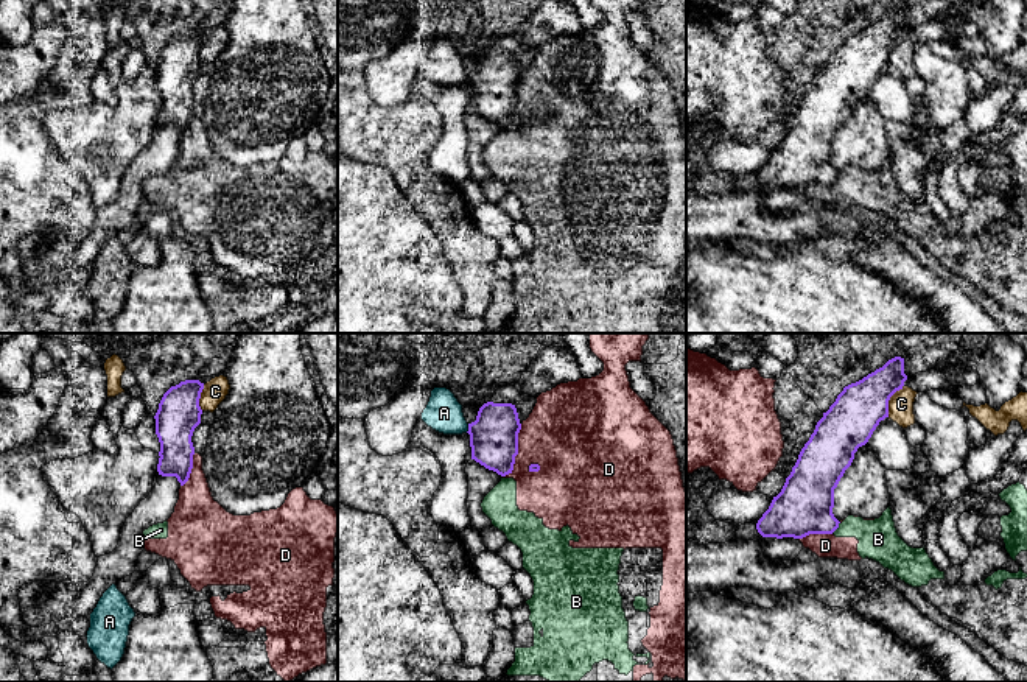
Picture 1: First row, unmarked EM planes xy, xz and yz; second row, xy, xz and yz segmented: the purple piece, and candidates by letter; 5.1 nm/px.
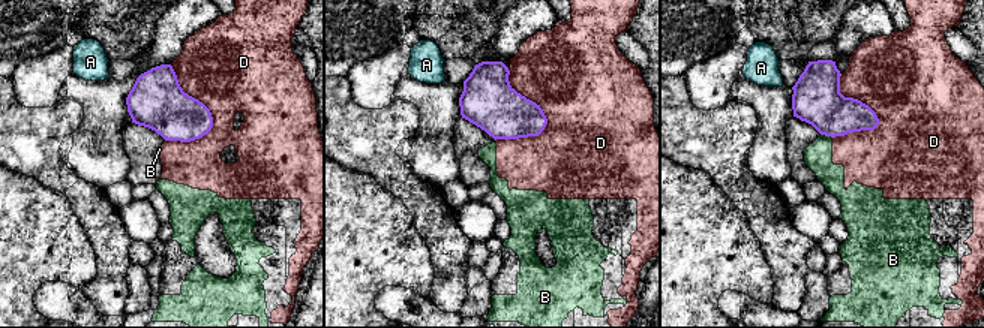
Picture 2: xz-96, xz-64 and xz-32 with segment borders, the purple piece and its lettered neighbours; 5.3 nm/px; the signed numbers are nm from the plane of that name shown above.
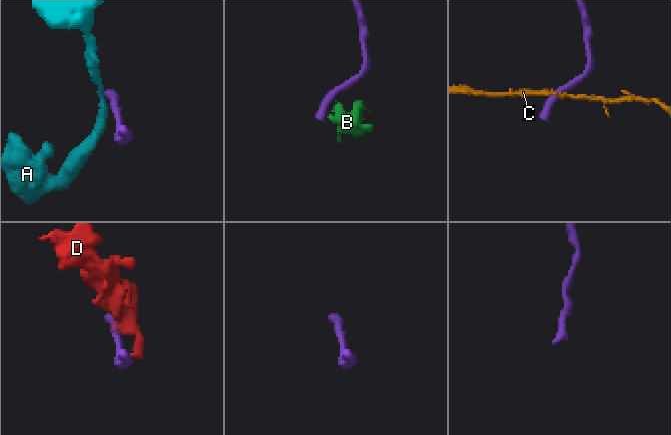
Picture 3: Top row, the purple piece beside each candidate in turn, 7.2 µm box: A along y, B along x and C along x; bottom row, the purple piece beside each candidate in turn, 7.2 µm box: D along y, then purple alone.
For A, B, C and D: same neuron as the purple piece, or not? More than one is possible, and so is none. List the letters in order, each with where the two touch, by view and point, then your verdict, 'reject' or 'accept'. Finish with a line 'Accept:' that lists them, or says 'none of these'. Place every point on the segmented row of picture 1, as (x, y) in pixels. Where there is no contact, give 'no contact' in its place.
A: meets purple in xz at (469, 428); reject
B: meets purple in yz at (836, 528); reject
C: meets purple in yz at (889, 399); reject
D: meets purple in xz at (517, 452); reject
Accept: none of these

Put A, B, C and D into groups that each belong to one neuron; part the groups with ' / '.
A / B D / C

